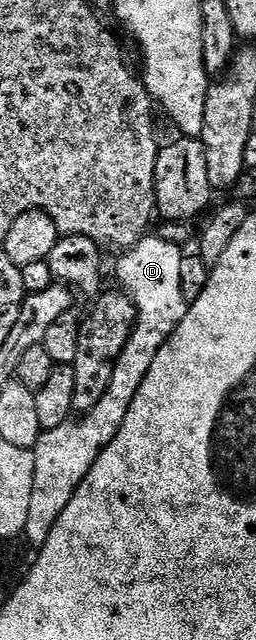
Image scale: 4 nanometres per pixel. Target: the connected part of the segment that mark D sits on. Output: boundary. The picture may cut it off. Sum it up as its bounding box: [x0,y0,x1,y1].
[24,235,189,550]

